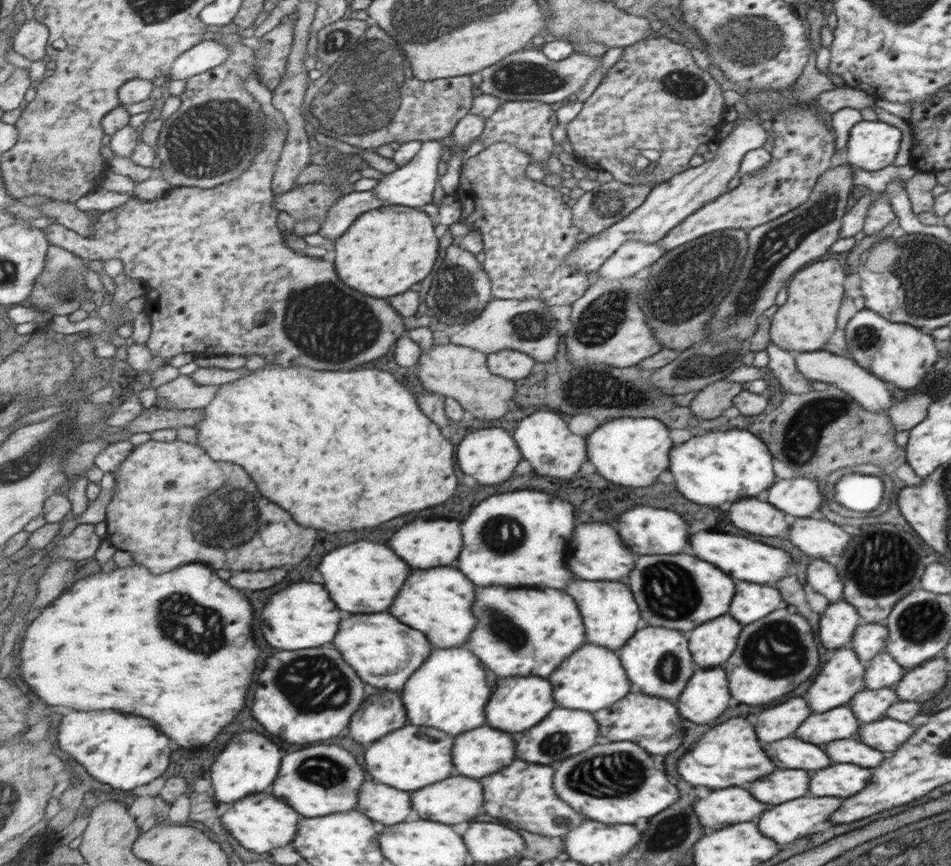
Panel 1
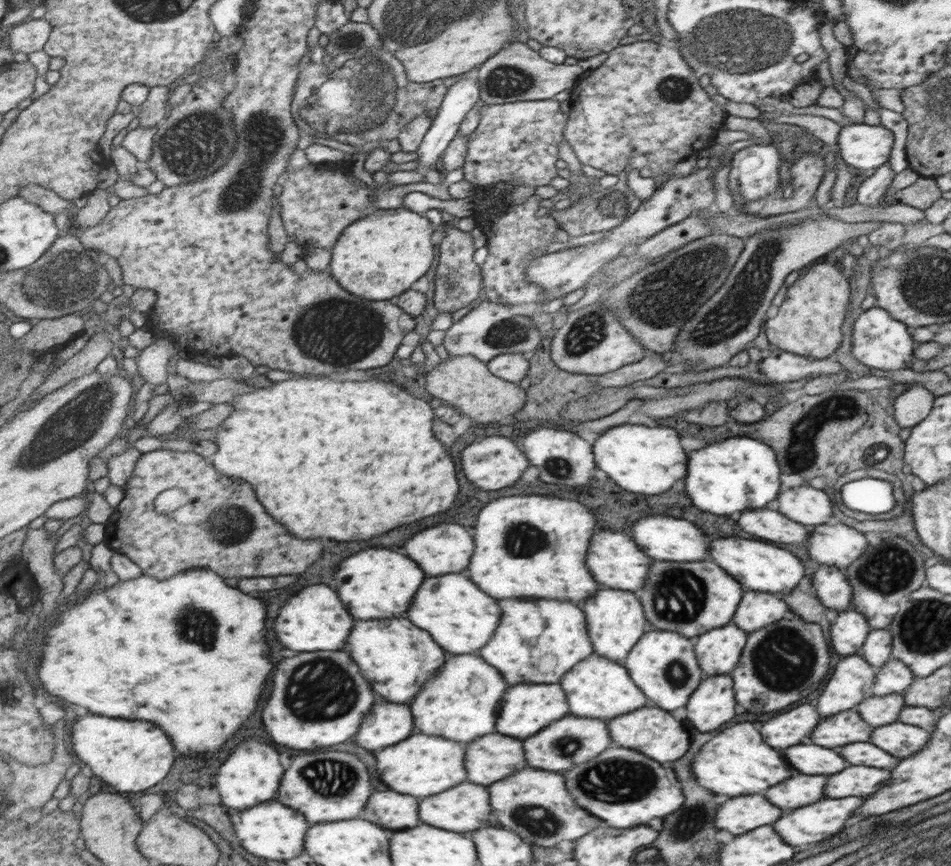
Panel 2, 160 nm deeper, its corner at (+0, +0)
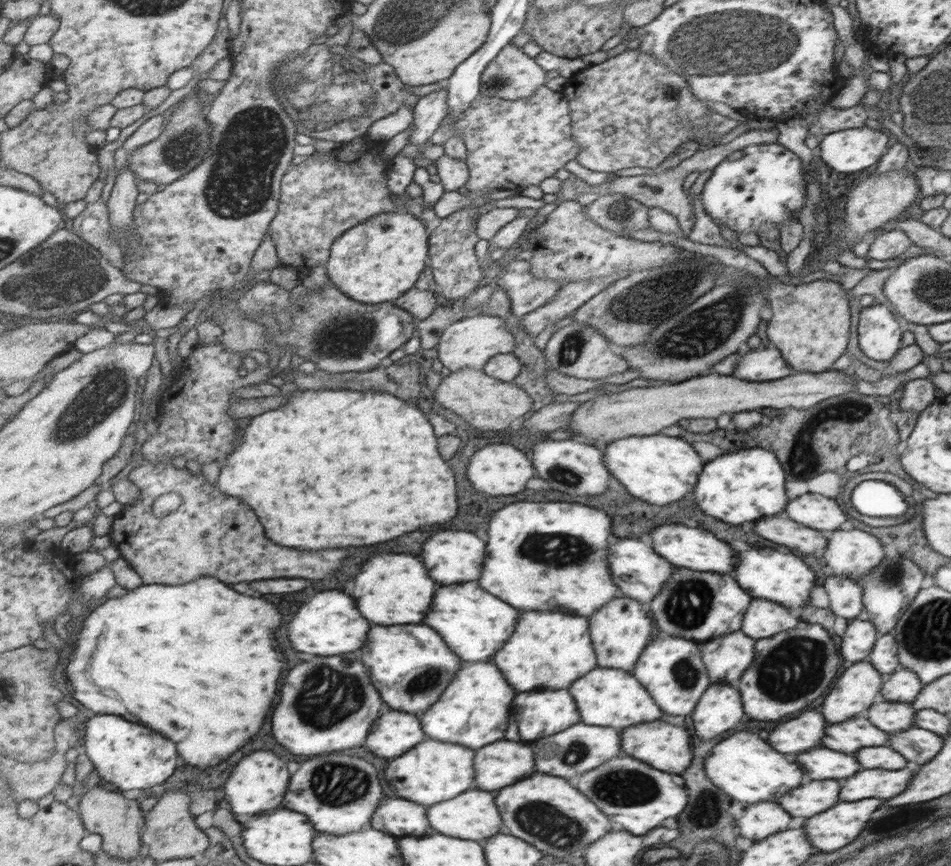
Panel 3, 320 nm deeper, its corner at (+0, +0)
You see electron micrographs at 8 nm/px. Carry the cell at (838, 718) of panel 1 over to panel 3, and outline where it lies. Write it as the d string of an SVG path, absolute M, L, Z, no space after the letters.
M851 718L843 724L831 724L827 728L827 740L823 740L825 748L835 748L835 752L857 752L865 746L885 746L887 734L871 726L865 718Z

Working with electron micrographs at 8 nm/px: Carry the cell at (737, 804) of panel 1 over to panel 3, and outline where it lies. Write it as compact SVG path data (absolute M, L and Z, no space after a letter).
M759 802L747 806L735 824L743 838L763 840L765 836L785 830L789 824L789 814L773 802Z

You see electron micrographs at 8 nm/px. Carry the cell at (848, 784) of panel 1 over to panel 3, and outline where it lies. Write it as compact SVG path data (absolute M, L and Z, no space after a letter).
M909 768L887 772L887 770L861 770L843 782L843 800L863 798L893 798L907 788L913 772Z

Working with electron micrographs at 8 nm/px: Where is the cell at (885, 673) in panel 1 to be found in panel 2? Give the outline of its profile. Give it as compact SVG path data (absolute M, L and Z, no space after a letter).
M890 658L883 666L877 668L874 676L872 694L885 696L885 694L900 694L906 692L906 688L914 680L914 673L907 668L903 661Z

